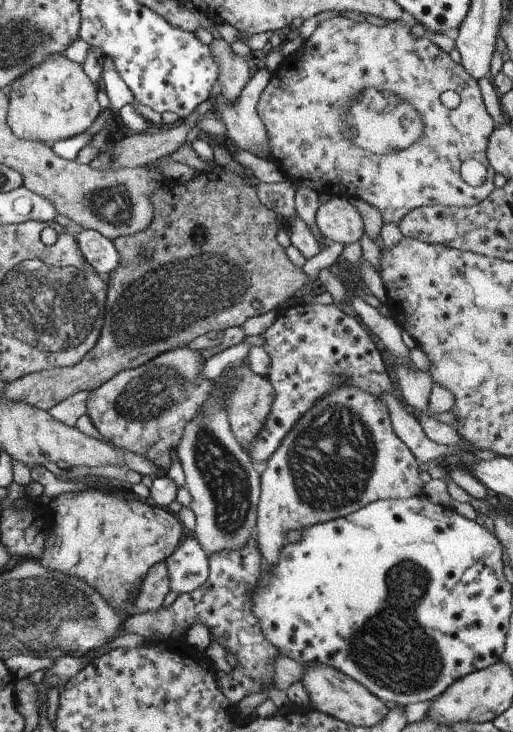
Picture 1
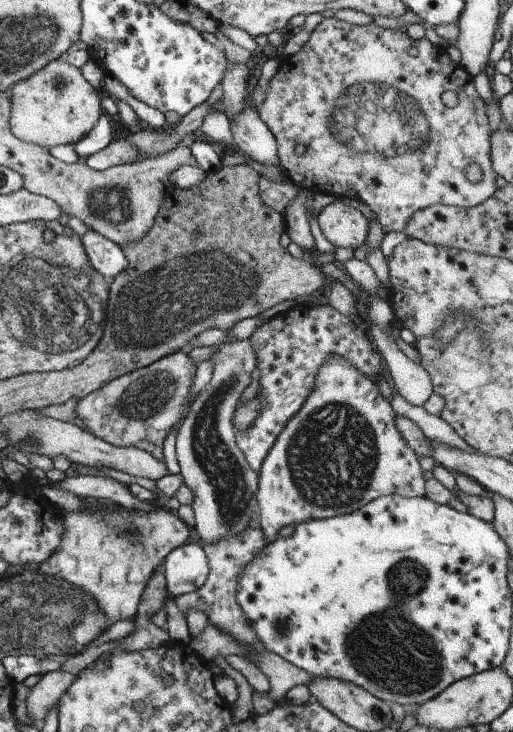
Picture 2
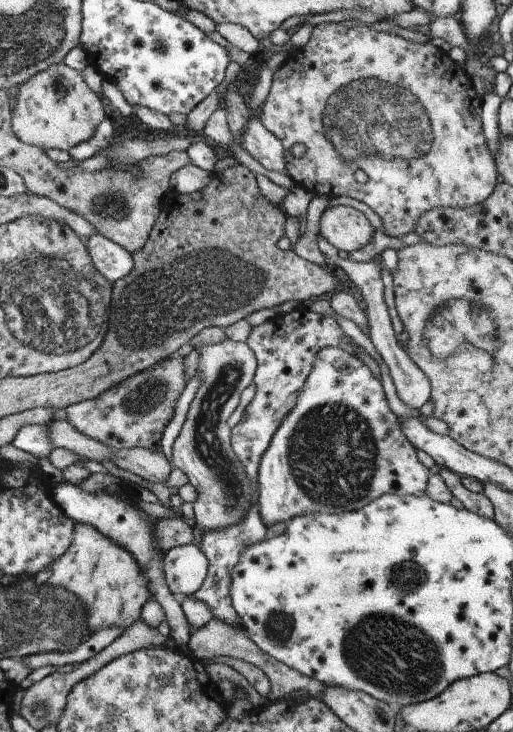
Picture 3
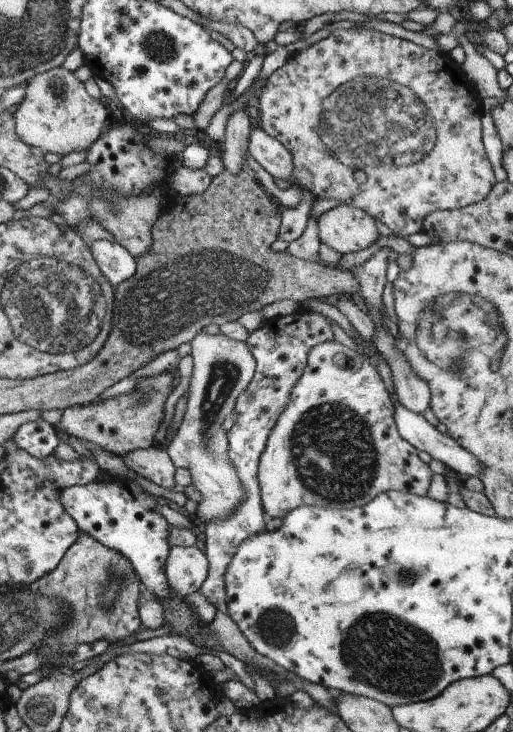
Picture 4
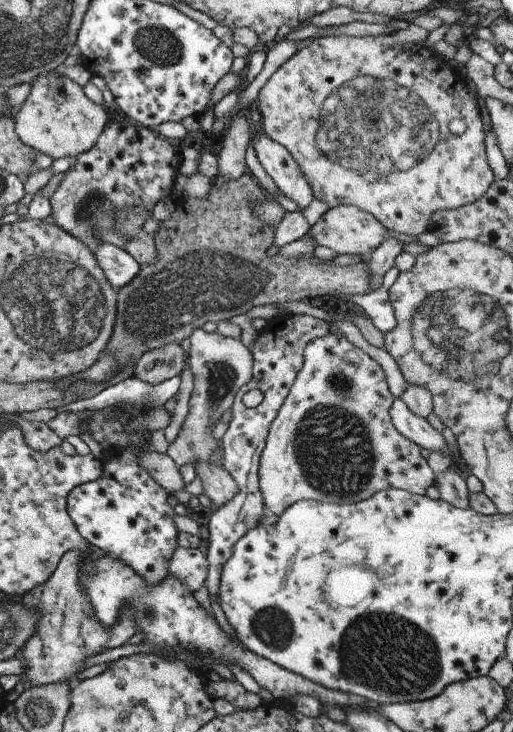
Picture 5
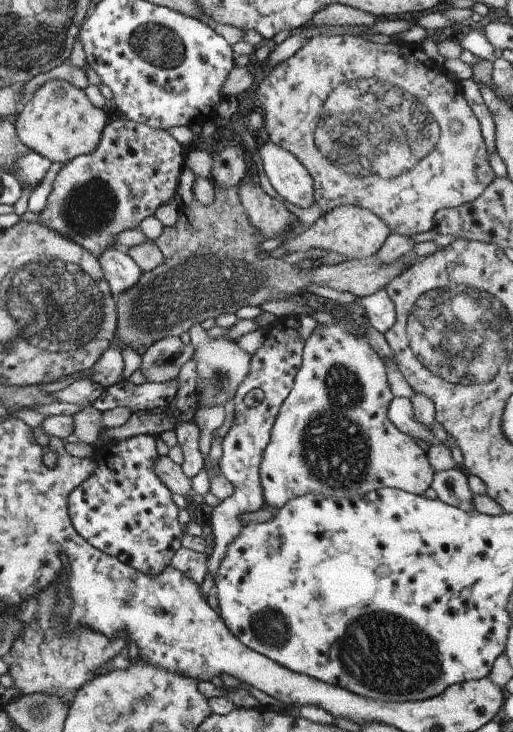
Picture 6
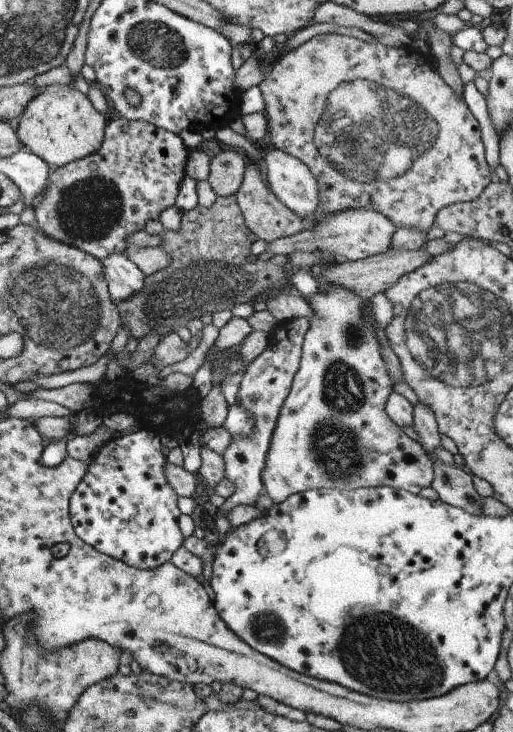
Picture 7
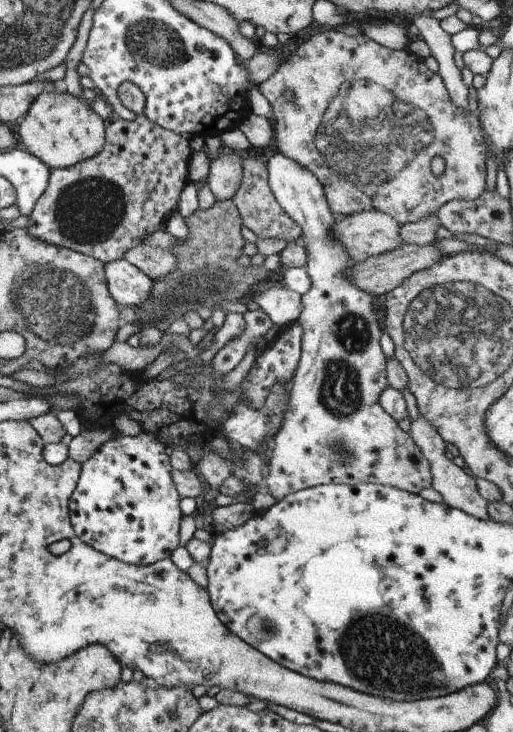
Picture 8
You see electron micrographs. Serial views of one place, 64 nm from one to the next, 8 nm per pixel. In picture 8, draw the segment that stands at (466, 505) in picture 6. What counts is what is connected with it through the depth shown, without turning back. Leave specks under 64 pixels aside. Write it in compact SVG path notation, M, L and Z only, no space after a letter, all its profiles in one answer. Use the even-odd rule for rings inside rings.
M407 388L402 389L400 393L403 401L405 401L407 416L411 420L410 429L407 433L429 463L430 477L432 478L430 486L436 493L439 493L442 503L447 507L461 509L463 512L473 515L476 519L489 519L486 511L488 502L478 493L475 478L465 468L459 468L445 458L443 455L445 451L444 440L439 436L435 427L419 414L413 394Z

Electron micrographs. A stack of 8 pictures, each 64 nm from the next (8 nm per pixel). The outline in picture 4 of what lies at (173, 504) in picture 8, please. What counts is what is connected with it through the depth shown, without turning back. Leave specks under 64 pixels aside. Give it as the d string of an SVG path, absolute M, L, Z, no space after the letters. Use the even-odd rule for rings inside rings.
M109 477L101 482L93 481L91 483L75 484L68 486L66 489L63 489L58 496L58 499L60 500L60 505L63 507L63 510L75 521L79 532L89 534L90 537L94 538L94 541L101 543L107 548L116 550L116 553L123 555L130 562L130 565L133 567L134 573L139 577L141 586L146 596L155 598L158 601L160 599L165 599L168 596L168 582L164 573L164 562L167 558L168 550L170 547L168 545L168 541L166 540L166 538L168 537L169 524L159 514L157 514L157 512L154 511L153 508L155 508L155 505L157 504L155 504L153 498L151 497L152 495L143 492L143 490L141 490L141 487L136 485L133 481L127 480L127 486L122 486L121 484L115 482L115 479L117 478Z

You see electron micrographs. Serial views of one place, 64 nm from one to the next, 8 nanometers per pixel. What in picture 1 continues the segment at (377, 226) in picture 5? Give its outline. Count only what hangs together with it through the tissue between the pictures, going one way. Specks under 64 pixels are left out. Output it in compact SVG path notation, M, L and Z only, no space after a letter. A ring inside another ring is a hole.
M331 196L321 203L315 213L320 236L328 242L349 244L359 240L364 226L357 209L345 197Z

